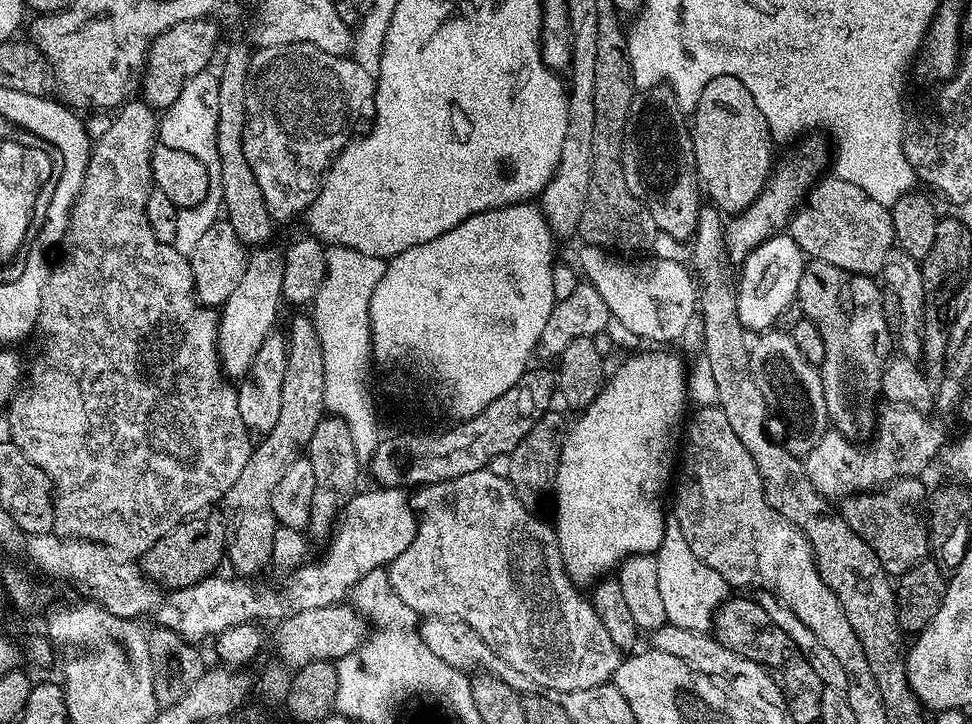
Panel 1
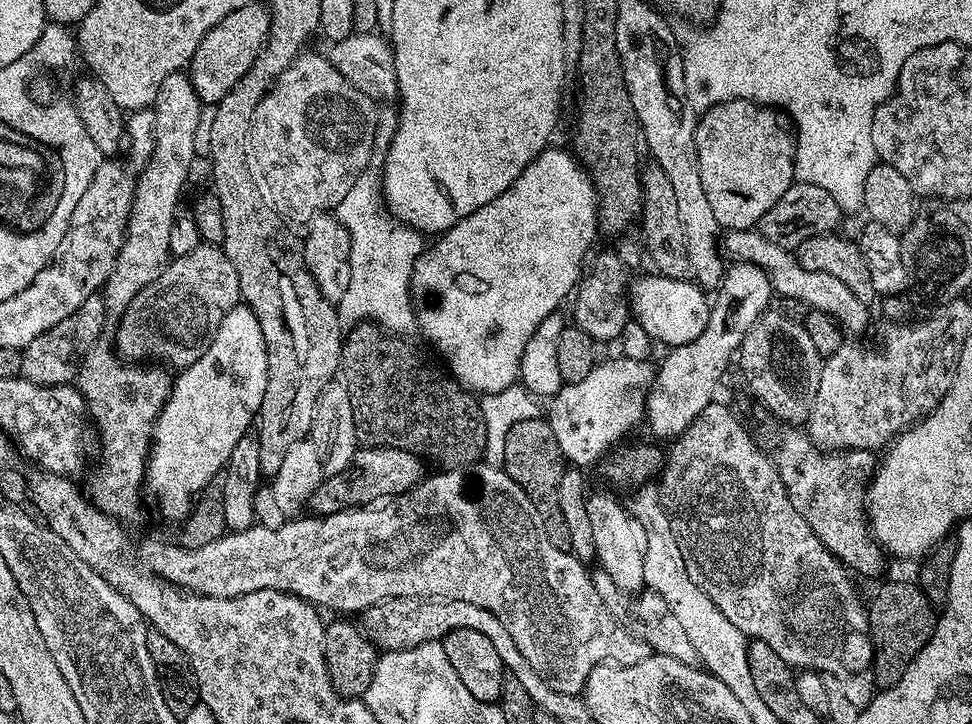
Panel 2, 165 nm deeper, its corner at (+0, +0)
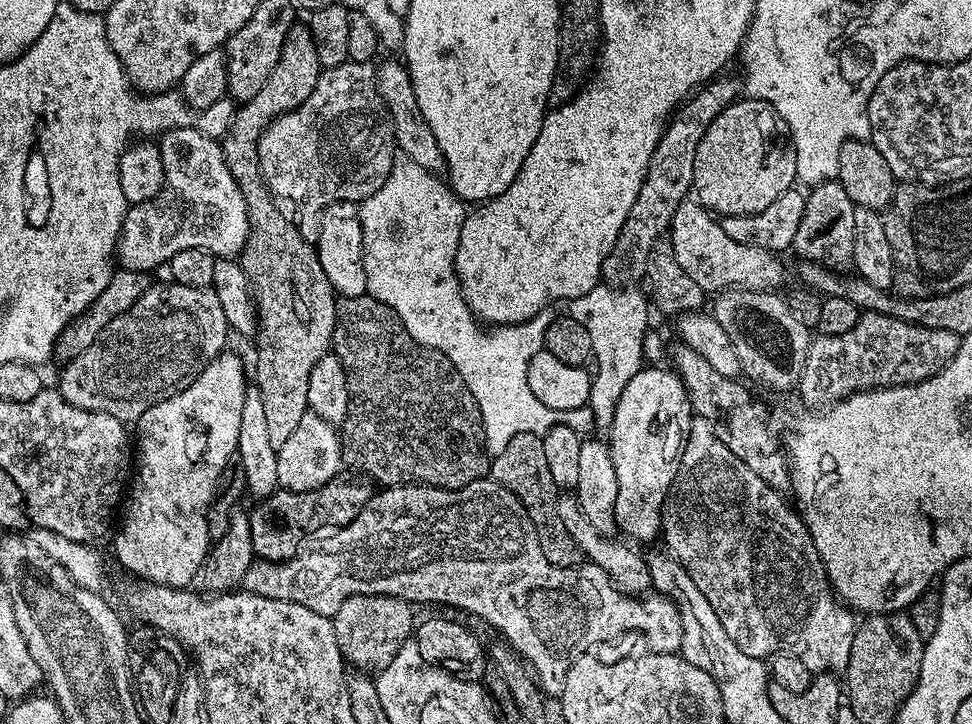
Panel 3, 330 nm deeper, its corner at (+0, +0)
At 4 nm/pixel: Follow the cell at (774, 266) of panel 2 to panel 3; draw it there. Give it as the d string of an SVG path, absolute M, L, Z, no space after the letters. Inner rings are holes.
M692 198L682 201L672 216L670 243L682 270L686 270L706 294L719 294L729 288L771 292L779 289L784 280L784 264L777 253L734 241L723 230L721 221Z

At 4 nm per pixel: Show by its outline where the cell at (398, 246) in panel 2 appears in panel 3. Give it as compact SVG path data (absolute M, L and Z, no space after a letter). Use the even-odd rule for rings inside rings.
M401 155L398 162L392 165L384 185L359 205L367 295L390 306L390 310L402 318L410 338L443 348L442 355L454 362L454 370L458 370L462 382L466 382L470 394L474 394L474 402L478 402L484 423L484 444L489 457L494 457L502 454L514 434L543 436L558 422L554 409L544 406L534 396L527 377L531 358L544 348L546 330L554 318L554 312L551 307L546 307L534 314L534 318L517 324L501 324L487 330L481 327L464 300L460 279L456 276L456 251L466 215L465 201L447 183L424 184L427 180L430 180L429 173L421 172L414 158Z

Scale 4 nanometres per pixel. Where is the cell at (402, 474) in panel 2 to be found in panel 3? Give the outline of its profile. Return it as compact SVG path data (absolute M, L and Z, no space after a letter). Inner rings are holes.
M336 475L319 489L309 492L278 490L263 502L257 503L256 509L251 509L248 518L253 553L260 558L267 557L273 562L286 560L305 543L304 536L310 535L311 532L335 530L348 525L374 495L373 485L363 475L348 475L352 476Z

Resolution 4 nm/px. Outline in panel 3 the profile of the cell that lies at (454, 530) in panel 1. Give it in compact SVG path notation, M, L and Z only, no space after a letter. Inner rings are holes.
M491 478L475 480L470 482L470 486L465 488L430 488L426 484L401 484L399 486L385 487L373 495L368 505L348 525L344 528L329 531L327 534L321 535L320 538L321 540L313 548L305 547L303 550L289 556L286 560L273 562L267 558L257 559L250 566L250 570L246 570L242 581L243 591L253 592L262 598L278 598L282 602L298 602L298 606L306 606L306 610L314 610L314 614L322 614L329 618L335 614L338 606L342 606L342 602L346 602L348 596L357 596L358 594L400 596L416 606L419 606L419 604L457 604L458 607L465 608L468 612L473 612L478 619L485 620L488 624L493 624L505 636L501 637L527 661L541 689L552 698L559 697L566 682L566 674L574 661L580 659L589 650L592 650L595 644L604 644L607 640L612 640L615 636L622 635L623 632L641 632L648 639L649 645L647 647L654 652L676 654L680 650L682 618L673 600L659 594L648 594L652 596L645 595L643 599L627 595L621 592L612 583L612 579L598 566L587 562L581 564L578 568L559 568L550 562L546 562L546 554L542 554L542 546L538 542L536 528L532 525L532 520L528 517L528 512L522 506L522 502L514 493L500 487Z

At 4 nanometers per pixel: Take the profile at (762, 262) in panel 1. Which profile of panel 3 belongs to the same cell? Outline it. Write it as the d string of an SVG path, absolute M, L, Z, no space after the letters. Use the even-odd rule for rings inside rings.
M645 366L638 374L634 374L634 378L630 378L626 390L622 390L622 398L618 400L618 410L614 410L614 422L606 432L614 474L618 474L616 526L621 533L625 532L625 537L633 536L636 540L652 540L661 535L660 513L664 510L664 500L680 469L680 455L684 453L694 415L683 380L675 371L665 368Z

